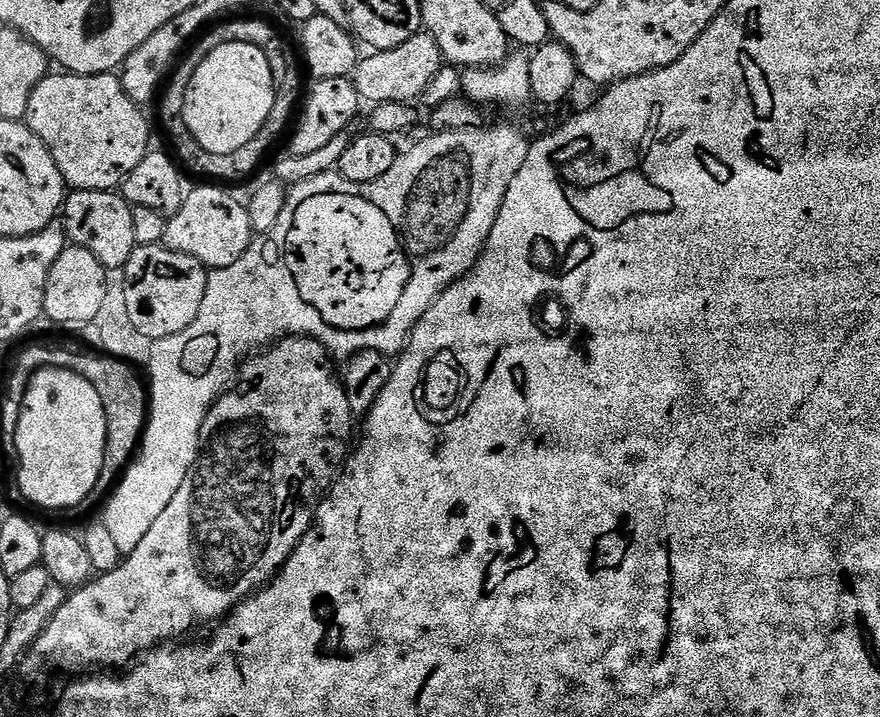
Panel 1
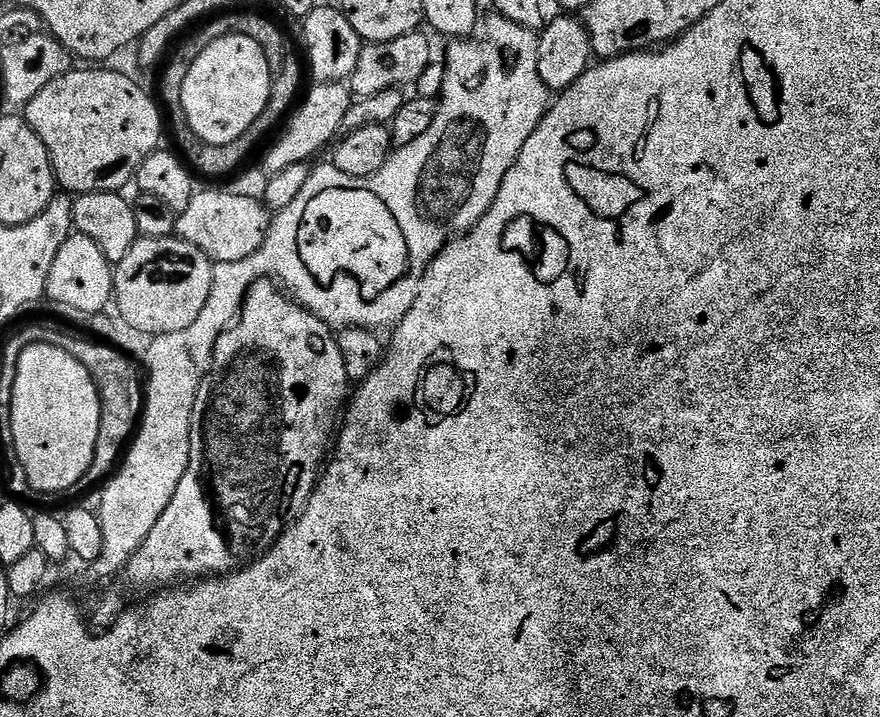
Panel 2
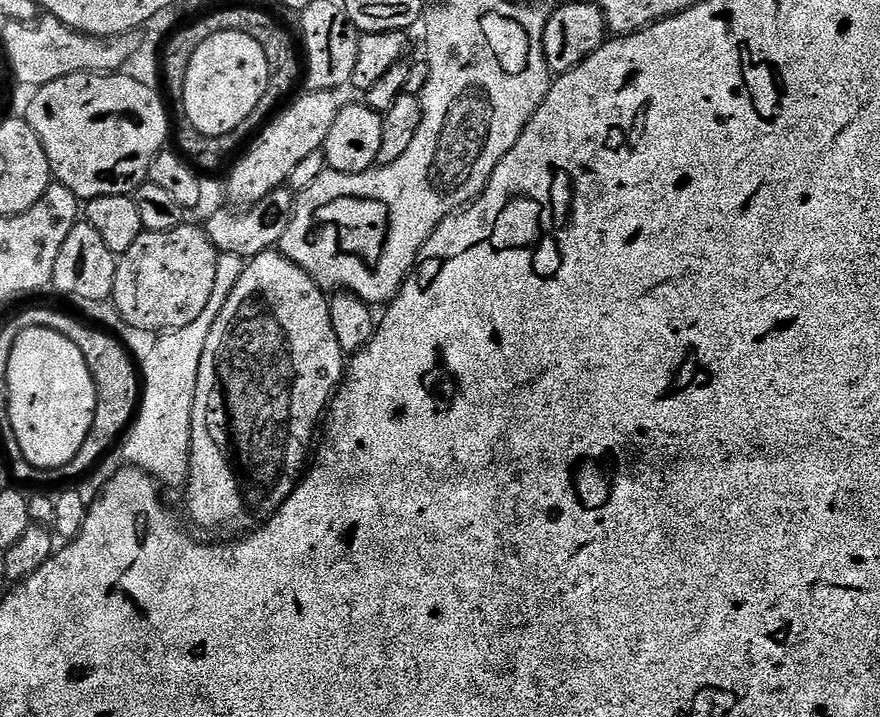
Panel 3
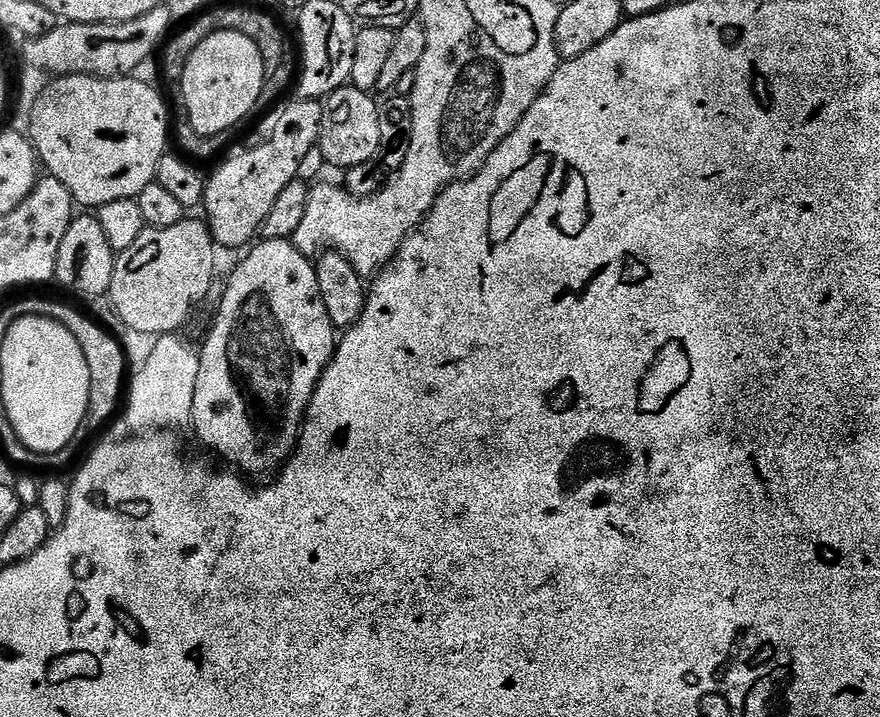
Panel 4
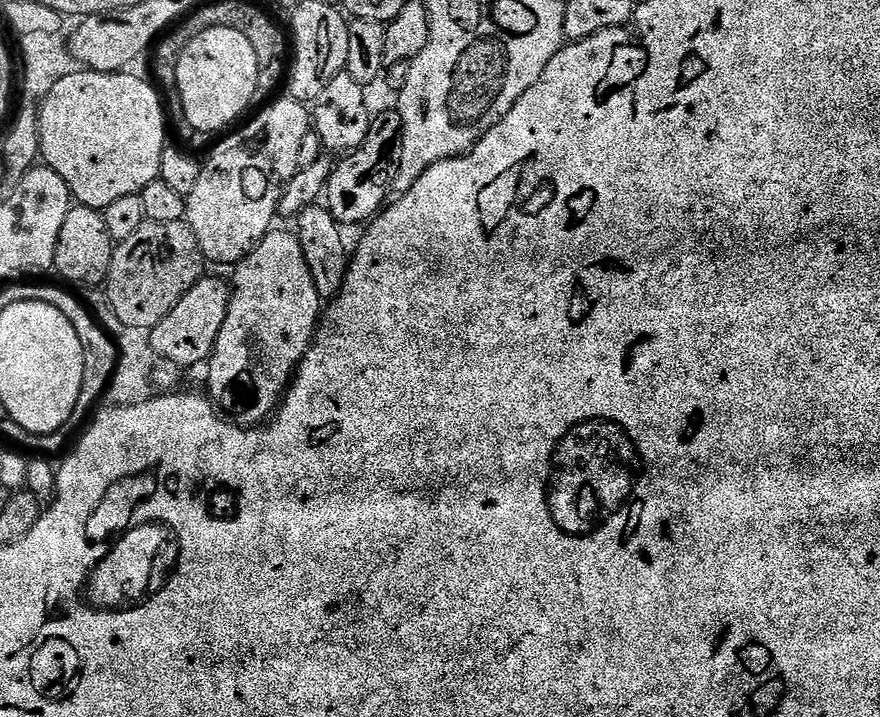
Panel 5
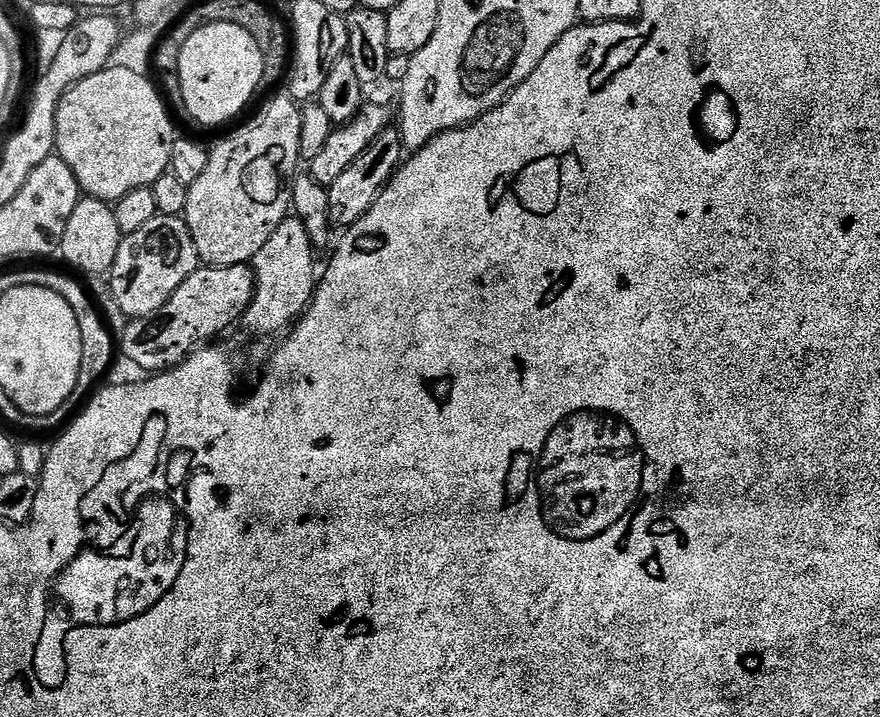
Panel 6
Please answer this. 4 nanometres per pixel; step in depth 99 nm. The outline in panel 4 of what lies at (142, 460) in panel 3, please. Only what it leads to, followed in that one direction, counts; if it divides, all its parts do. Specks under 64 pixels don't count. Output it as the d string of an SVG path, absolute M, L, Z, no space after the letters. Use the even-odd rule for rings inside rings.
M167 334L159 337L146 366L135 371L126 392L126 407L123 409L124 424L132 434L148 434L153 430L176 430L179 424L187 425L192 419L194 386L198 382L200 353L180 337Z

